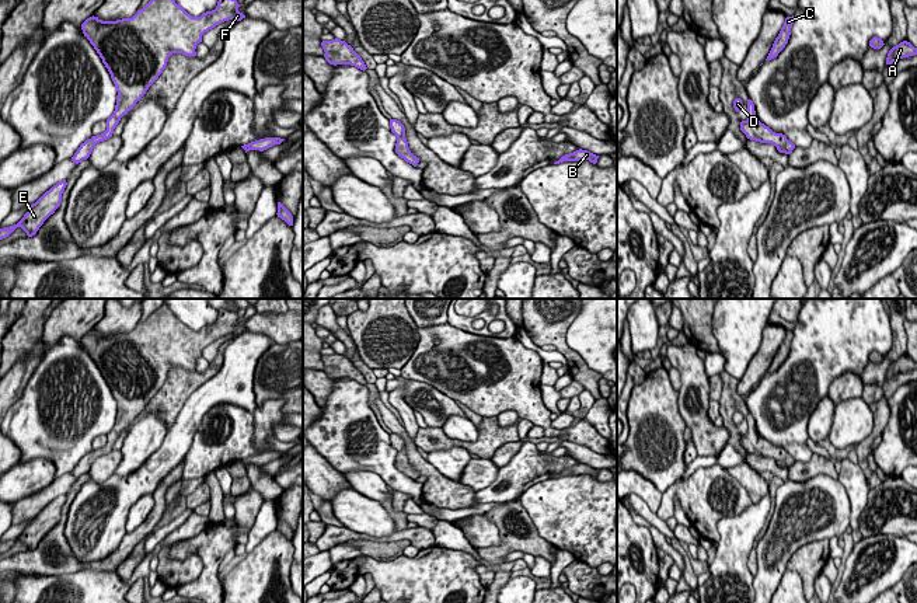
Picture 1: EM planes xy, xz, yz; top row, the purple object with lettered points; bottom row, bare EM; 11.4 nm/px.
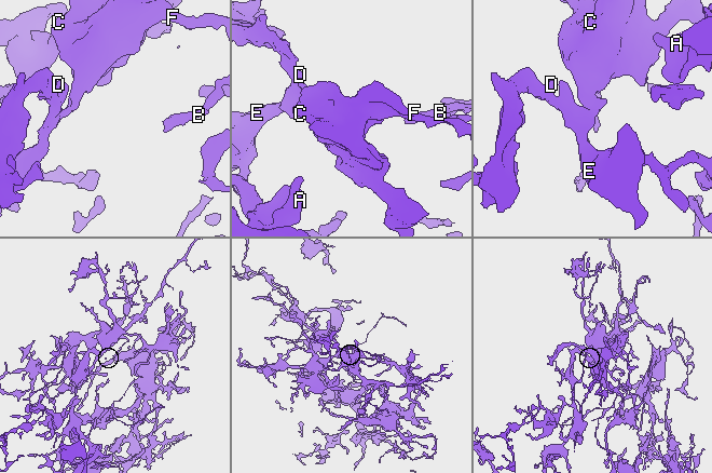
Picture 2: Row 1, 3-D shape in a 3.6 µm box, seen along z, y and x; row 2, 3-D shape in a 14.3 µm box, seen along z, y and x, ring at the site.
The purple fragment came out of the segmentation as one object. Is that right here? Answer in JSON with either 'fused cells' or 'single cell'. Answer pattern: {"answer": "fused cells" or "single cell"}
{"answer": "single cell"}

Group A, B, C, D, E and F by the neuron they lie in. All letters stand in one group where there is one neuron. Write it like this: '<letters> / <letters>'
A B C D E F

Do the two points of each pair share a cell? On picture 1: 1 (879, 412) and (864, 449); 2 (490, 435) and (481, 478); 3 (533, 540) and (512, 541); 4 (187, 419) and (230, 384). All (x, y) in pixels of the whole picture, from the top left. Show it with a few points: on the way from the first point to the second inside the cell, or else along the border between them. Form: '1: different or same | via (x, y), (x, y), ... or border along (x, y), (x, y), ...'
1: same | via (879, 421), (878, 429), (868, 441)
2: different | border along (480, 457), (488, 459)
3: same | via (527, 540), (518, 540)
4: same | via (198, 408), (219, 389)

